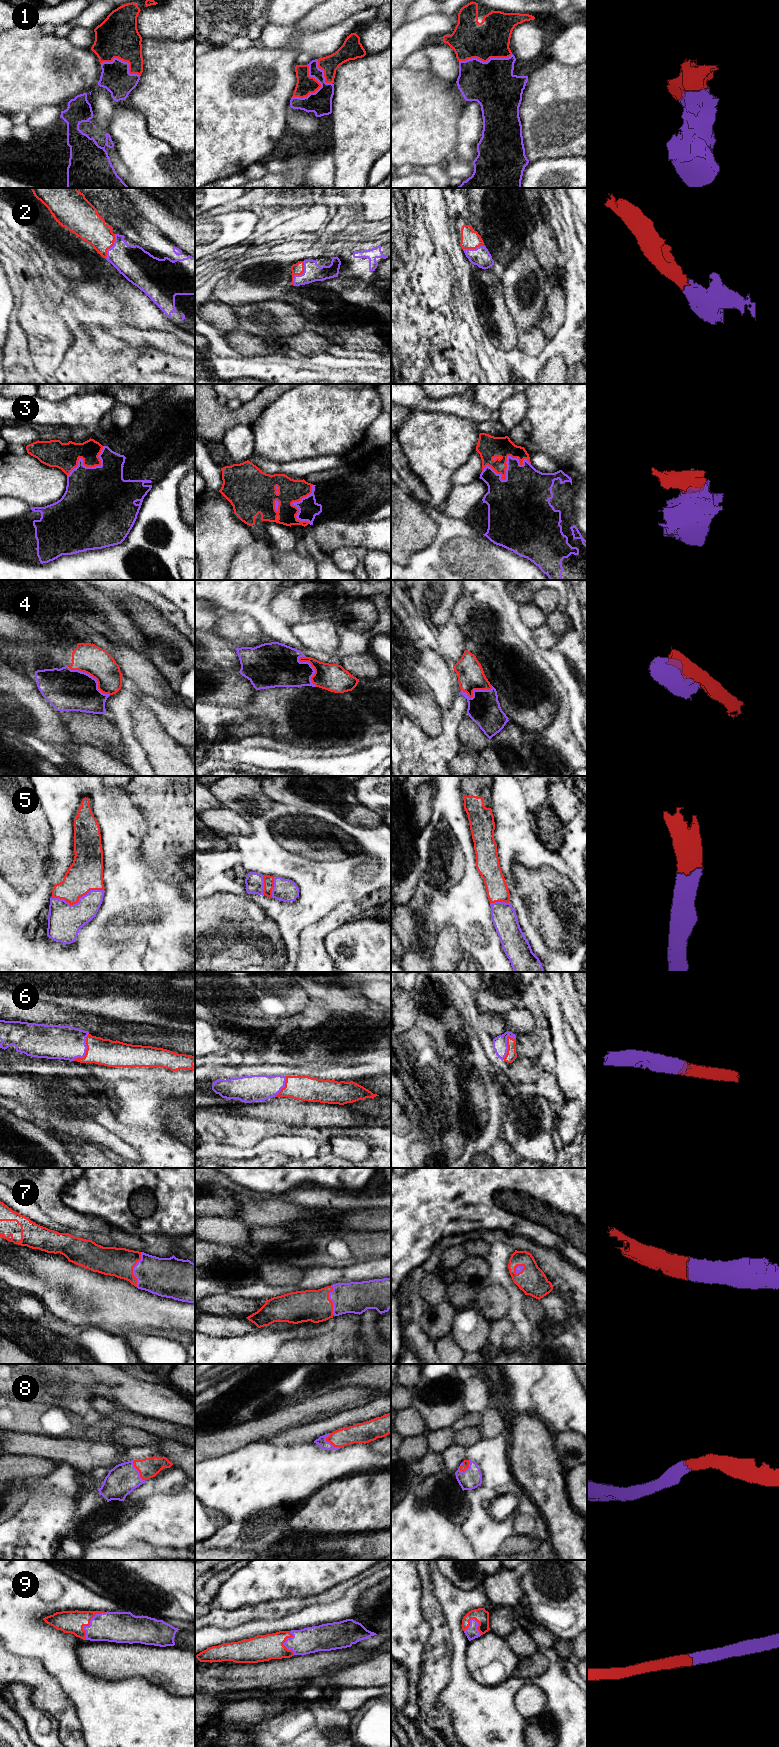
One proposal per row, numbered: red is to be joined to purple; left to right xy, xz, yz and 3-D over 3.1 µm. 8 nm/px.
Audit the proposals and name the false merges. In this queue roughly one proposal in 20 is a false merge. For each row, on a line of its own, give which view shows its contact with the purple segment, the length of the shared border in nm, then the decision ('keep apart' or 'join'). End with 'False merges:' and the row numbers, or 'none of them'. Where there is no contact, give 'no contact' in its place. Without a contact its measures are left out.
1: xz | 300 nm | join
2: xz | 220 nm | join
3: yz | 400 nm | join
4: xy | 420 nm | join
5: xy | 420 nm | join
6: xy | 260 nm | join
7: xy | 280 nm | join
8: yz | 120 nm | join
9: xy | 280 nm | join
False merges: none of them

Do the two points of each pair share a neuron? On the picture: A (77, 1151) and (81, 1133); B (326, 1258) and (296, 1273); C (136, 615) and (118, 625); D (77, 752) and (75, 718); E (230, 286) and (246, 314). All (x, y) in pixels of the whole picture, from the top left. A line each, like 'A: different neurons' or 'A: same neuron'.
A: different neurons
B: different neurons
C: different neurons
D: different neurons
E: different neurons

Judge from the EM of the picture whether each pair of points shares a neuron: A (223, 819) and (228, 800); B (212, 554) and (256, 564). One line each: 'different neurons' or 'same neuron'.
A: different neurons
B: different neurons

